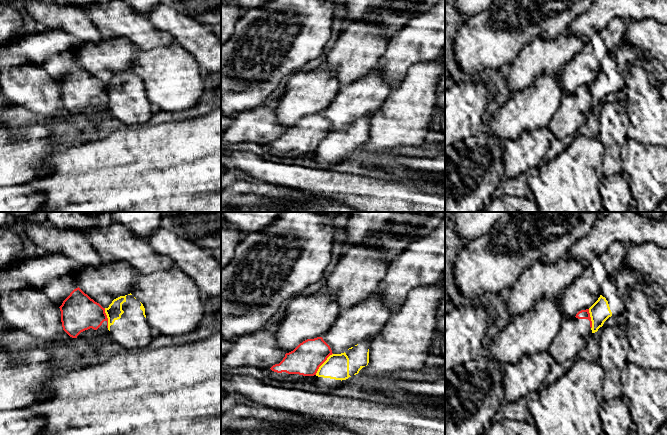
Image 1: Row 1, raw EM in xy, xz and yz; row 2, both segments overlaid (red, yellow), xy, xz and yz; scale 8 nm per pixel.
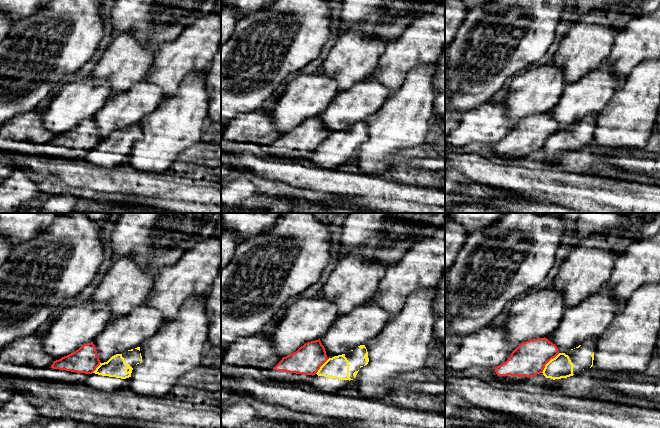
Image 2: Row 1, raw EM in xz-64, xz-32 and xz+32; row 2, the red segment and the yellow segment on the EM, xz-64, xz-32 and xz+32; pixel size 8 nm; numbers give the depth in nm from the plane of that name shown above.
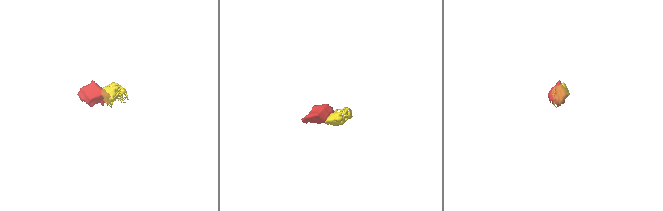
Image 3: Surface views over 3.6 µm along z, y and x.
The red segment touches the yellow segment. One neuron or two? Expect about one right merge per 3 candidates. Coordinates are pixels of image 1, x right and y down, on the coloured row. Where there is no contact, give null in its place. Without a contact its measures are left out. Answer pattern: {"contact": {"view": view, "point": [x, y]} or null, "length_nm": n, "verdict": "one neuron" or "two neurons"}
{"contact": {"view": "xz", "point": [322, 363]}, "length_nm": 220, "verdict": "two neurons"}

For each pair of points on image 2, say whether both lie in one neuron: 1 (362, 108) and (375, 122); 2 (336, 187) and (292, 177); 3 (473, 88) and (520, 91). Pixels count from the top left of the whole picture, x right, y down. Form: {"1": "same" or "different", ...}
{"1": "different", "2": "same", "3": "different"}

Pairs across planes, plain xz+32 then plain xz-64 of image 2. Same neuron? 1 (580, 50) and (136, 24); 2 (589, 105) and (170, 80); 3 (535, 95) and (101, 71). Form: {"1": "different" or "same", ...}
{"1": "different", "2": "different", "3": "different"}

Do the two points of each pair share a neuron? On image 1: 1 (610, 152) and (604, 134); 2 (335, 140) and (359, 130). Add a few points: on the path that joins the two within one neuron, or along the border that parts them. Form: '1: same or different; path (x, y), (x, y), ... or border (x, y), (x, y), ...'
1: same; path (610, 148), (610, 140), (608, 138)
2: same; path (341, 140), (348, 140), (353, 136)

